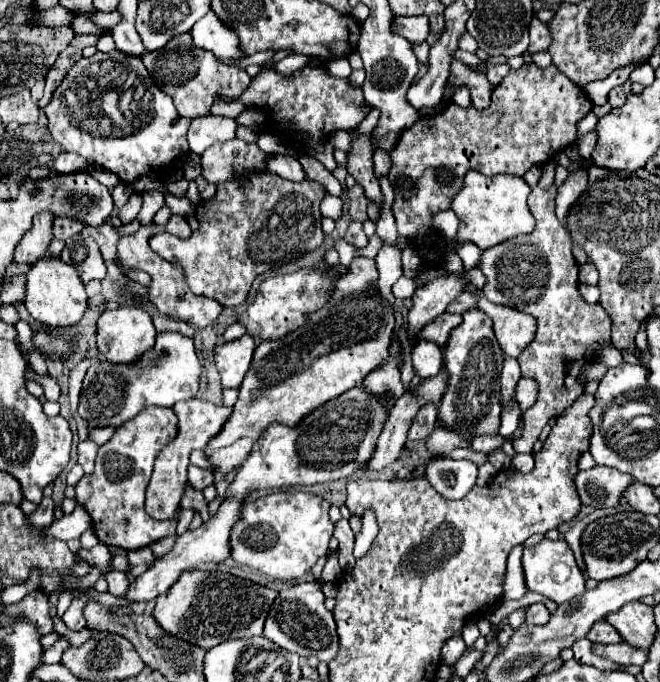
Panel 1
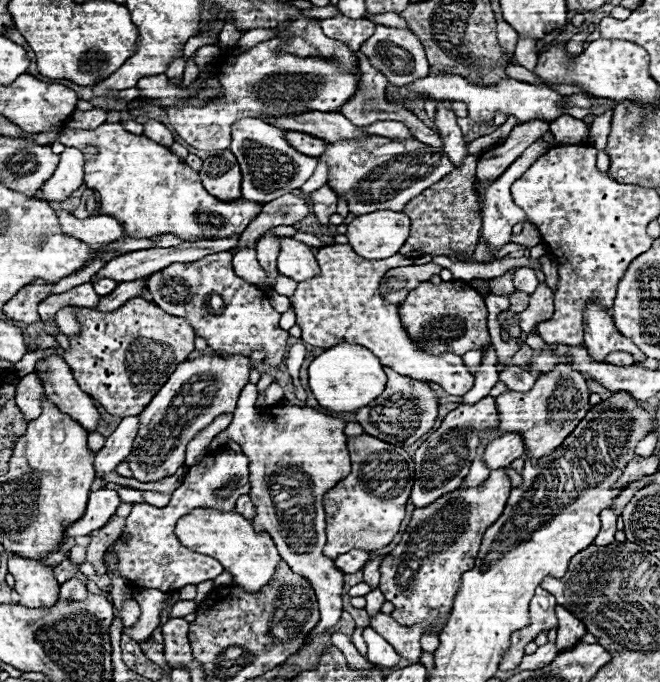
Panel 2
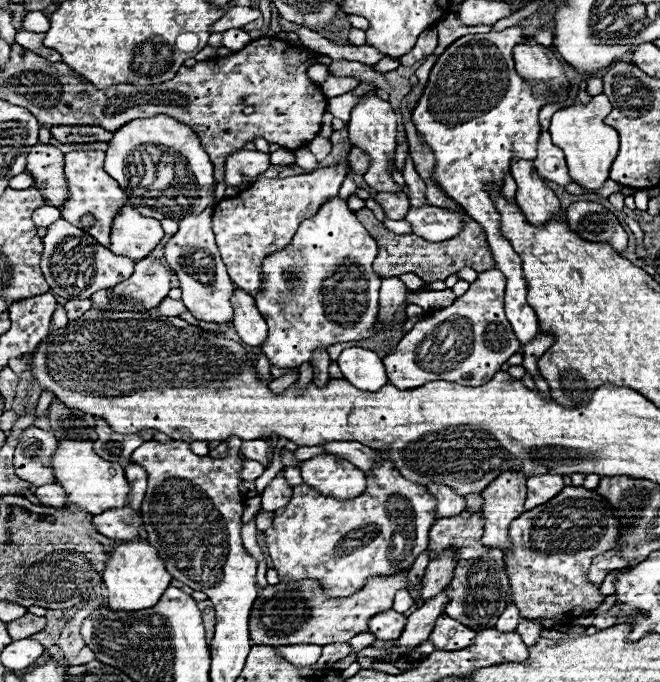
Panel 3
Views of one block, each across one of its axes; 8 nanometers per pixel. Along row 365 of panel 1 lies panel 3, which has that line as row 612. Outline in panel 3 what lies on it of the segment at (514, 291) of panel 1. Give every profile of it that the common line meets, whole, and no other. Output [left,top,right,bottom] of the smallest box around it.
[506,486,620,620]

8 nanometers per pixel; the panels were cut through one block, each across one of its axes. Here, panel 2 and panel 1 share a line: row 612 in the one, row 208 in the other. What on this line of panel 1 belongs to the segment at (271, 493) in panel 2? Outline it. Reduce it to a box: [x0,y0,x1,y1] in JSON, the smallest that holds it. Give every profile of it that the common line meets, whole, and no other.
[320,194,342,220]

